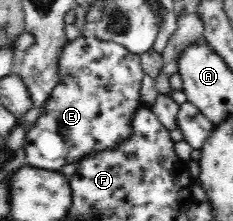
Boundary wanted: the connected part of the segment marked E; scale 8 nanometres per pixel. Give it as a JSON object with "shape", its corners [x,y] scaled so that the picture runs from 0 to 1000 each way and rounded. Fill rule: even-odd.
{"shape":[[[318,154],[313,186],[275,217],[253,262],[253,317],[270,357],[232,394],[189,471],[185,511],[120,593],[107,652],[116,751],[215,778],[262,774],[279,747],[335,738],[382,683],[481,665],[506,629],[549,606],[554,520],[584,489],[627,480],[601,430],[622,330],[601,290],[601,249],[567,244],[519,199]]]}

